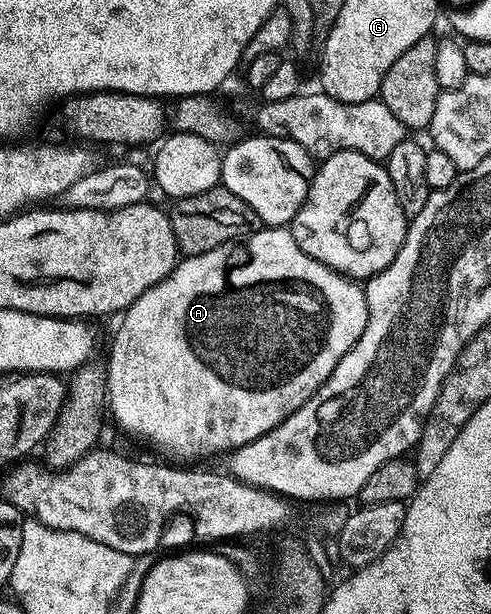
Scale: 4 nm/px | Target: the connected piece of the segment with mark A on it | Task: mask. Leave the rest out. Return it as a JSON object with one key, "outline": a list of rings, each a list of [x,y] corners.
{"outline":[[[270,226],[260,227],[259,231],[252,232],[242,242],[232,242],[230,244],[222,244],[219,248],[209,250],[205,254],[197,254],[196,256],[188,256],[180,259],[176,263],[175,269],[168,274],[164,280],[157,282],[157,286],[153,286],[149,290],[145,290],[145,294],[141,294],[141,298],[137,298],[122,313],[123,321],[119,324],[119,329],[115,332],[115,341],[111,344],[111,357],[105,360],[107,365],[107,390],[109,393],[109,412],[115,415],[115,420],[128,432],[131,436],[136,436],[139,440],[144,440],[147,444],[152,444],[159,452],[164,452],[167,457],[175,462],[191,462],[187,460],[199,460],[202,456],[215,456],[218,452],[230,454],[236,448],[245,446],[249,442],[253,442],[257,438],[261,438],[269,430],[273,430],[281,422],[285,422],[295,413],[301,406],[305,406],[305,402],[315,392],[319,391],[327,379],[329,374],[333,374],[333,370],[337,366],[337,362],[341,362],[341,358],[345,358],[345,354],[349,354],[349,350],[357,342],[357,338],[361,338],[361,330],[365,330],[365,322],[367,321],[367,303],[365,302],[365,294],[363,288],[349,276],[343,276],[339,272],[334,272],[329,266],[325,266],[321,262],[317,262],[317,258],[309,258],[309,254],[305,254],[301,250],[301,246],[297,246],[297,242],[293,238],[293,234],[286,227],[272,228]]]}

